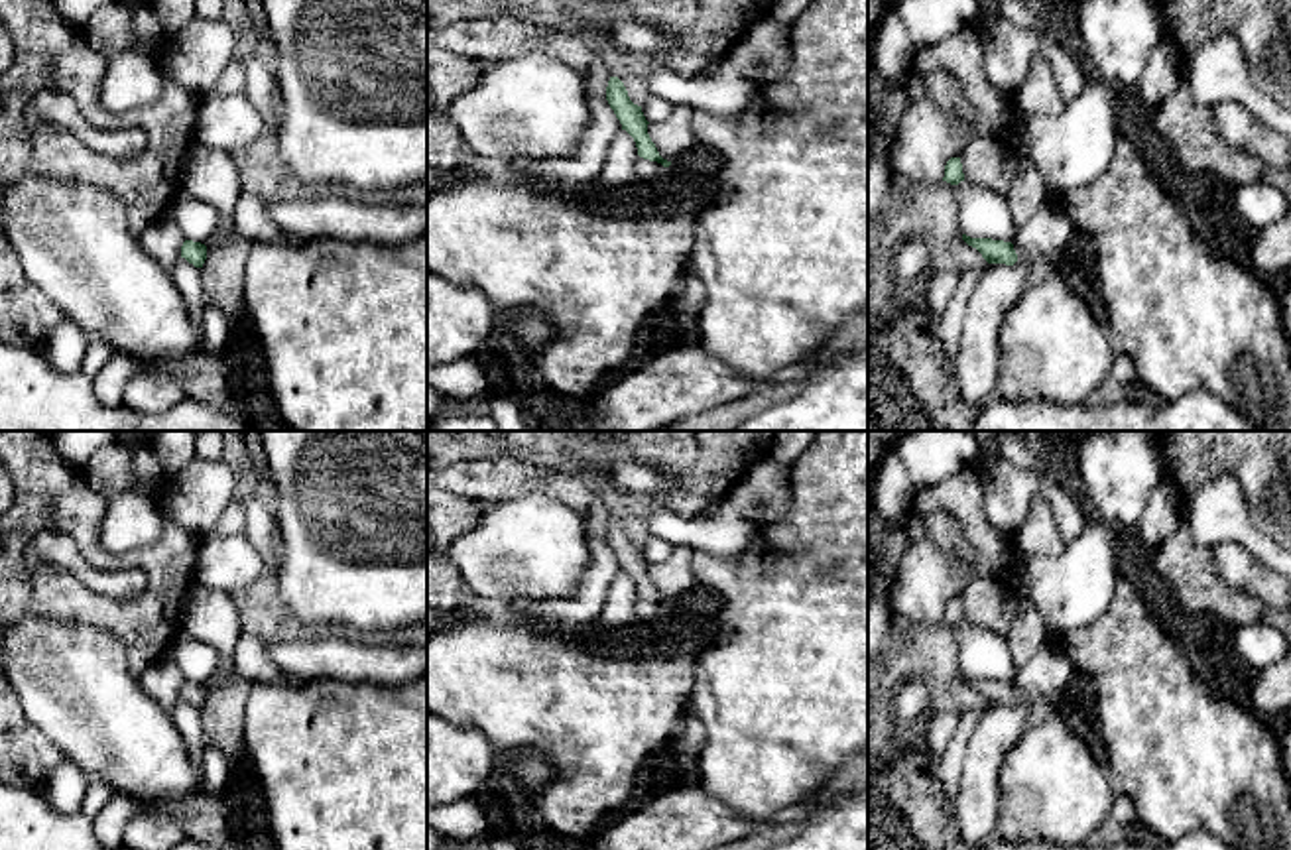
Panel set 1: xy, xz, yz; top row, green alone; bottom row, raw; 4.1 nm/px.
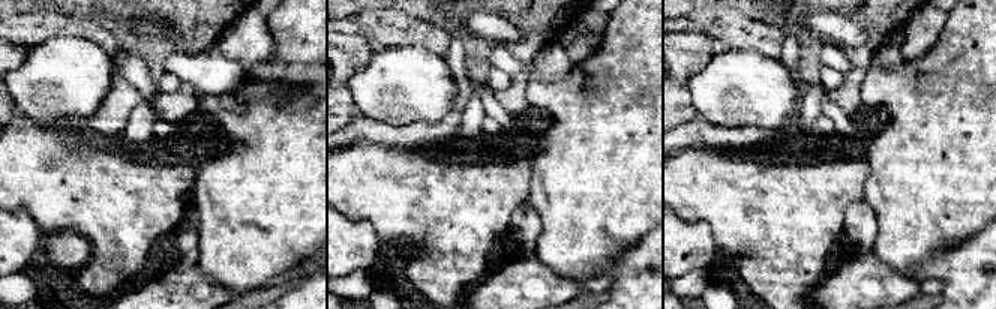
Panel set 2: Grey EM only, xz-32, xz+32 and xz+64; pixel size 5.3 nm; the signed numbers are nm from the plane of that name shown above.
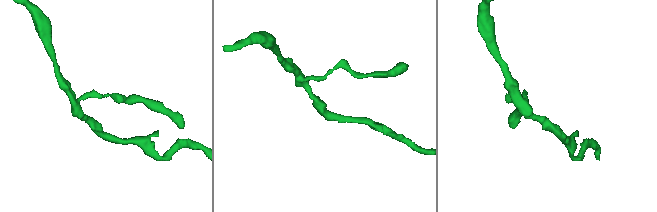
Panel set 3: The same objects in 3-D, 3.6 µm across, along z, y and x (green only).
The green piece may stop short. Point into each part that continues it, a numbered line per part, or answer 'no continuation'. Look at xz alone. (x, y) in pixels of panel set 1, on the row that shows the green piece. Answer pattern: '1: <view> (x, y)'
no continuation

